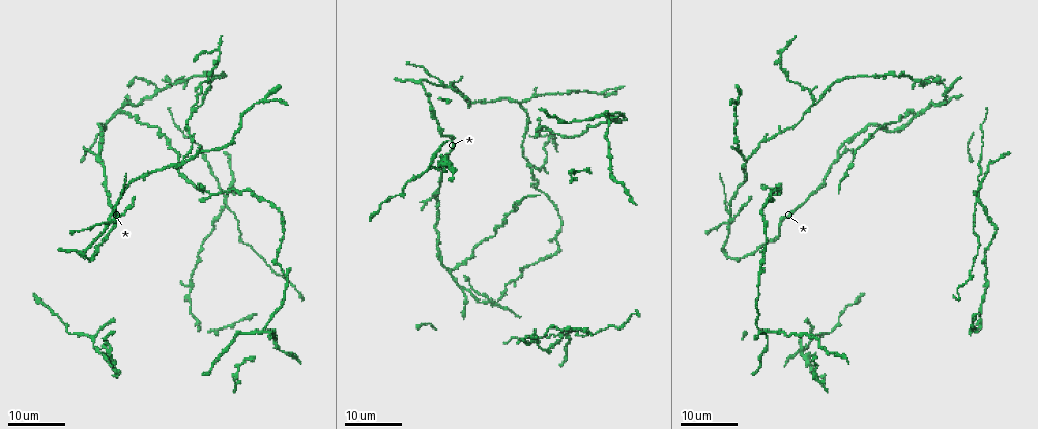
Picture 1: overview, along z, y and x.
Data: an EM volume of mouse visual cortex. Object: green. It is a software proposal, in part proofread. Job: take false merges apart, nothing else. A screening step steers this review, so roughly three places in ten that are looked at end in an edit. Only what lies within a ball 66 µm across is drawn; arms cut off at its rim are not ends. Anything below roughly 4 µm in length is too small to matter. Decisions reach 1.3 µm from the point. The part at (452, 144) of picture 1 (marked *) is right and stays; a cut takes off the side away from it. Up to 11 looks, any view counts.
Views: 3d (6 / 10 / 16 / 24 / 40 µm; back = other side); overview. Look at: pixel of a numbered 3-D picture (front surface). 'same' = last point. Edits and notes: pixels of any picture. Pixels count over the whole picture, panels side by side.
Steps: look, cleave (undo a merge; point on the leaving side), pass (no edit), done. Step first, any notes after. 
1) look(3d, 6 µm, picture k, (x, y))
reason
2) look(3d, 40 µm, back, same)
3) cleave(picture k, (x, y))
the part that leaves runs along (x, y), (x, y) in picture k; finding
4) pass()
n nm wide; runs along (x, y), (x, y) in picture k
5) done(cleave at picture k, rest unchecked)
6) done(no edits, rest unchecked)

look(3d, 16 µm, picture 1, (810, 108))
two arms in line, one across

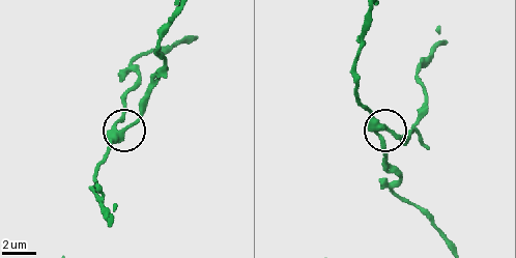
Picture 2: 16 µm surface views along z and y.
look(3d, 6 µm, picture 2, (388, 131))

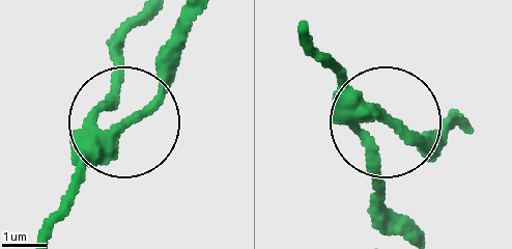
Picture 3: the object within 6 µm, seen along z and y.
pass()
side arm 21 µm; runs along (301, 29), (379, 111), (438, 147) in picture 3; all the same cell

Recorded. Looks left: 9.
look(3d, 16 µm, picture 1, (182, 163))
two arms in line, one across

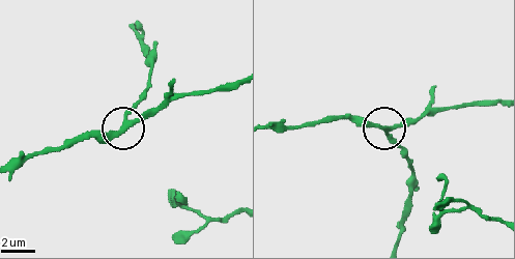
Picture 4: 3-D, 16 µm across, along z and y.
look(3d, 10 µm, picture 4, (385, 125))

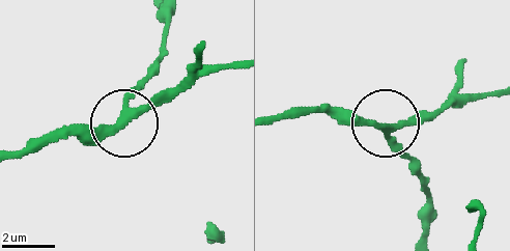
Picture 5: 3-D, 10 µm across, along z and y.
pass()
3 arms; runs along (273, 118), (346, 112), (385, 126), (412, 163) in picture 5; one cell here

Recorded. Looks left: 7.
look(3d, 24 µm, picture 1, (264, 332))
looks like a crossing

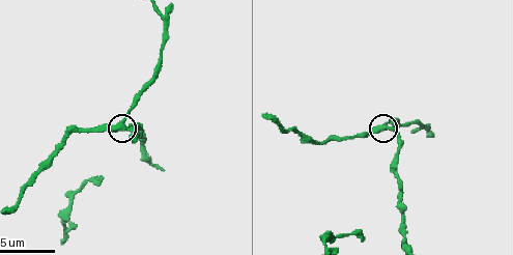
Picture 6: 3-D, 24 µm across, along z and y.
look(3d, 10 µm, picture 6, (124, 128))
closer look

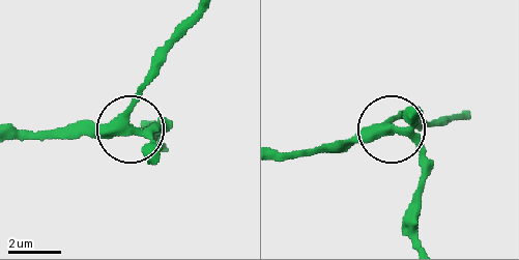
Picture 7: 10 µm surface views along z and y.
pass()
4 arms; runs along (200, 19), (146, 79), (126, 125), (62, 125) in picture 7; continuous, no second cell

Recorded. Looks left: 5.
look(3d, 24 µm, picture 1, (885, 74))
thin neck

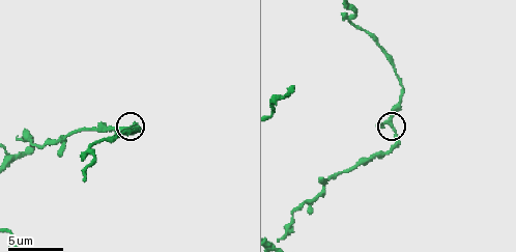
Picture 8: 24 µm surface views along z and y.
look(3d, 6 µm, picture 8, (391, 124))

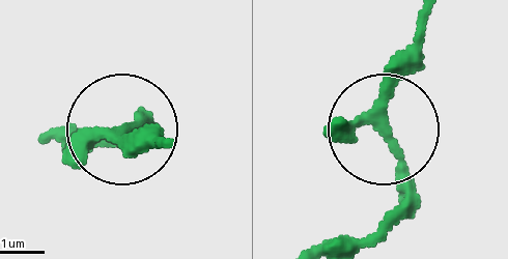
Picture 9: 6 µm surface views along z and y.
pass()
3 arms; all the same cell

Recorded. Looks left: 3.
look(3d, 16 µm, picture 1, (225, 195))
a fork

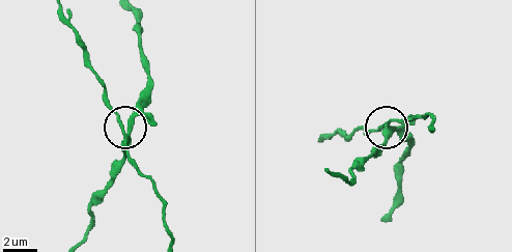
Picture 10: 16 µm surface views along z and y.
look(3d, 10 µm, picture 10, (130, 127))

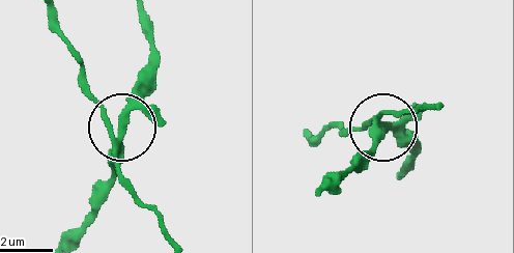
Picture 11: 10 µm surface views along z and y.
cleave(picture 11, (102, 115))
270 nm wide; the part that leaves runs along (375, 117), (433, 106) in picture 11; two cells meet here

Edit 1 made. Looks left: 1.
done(cleave at picture 11, rest unchecked)

